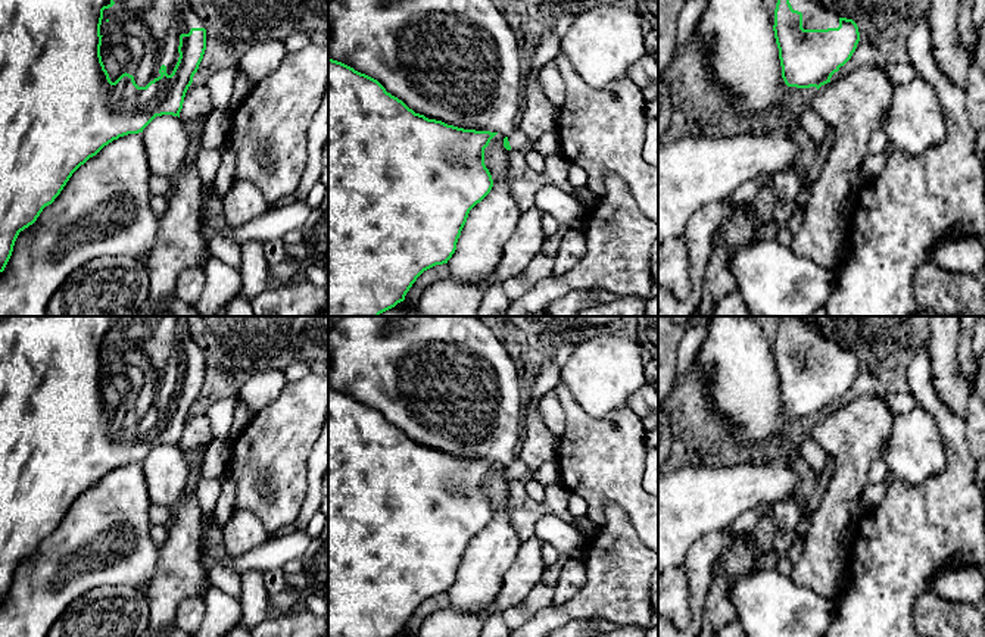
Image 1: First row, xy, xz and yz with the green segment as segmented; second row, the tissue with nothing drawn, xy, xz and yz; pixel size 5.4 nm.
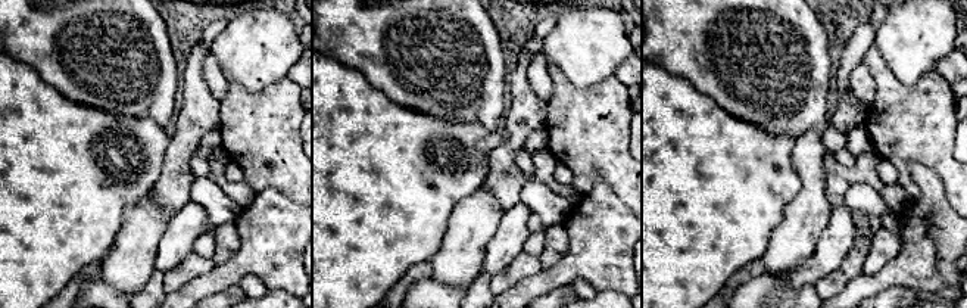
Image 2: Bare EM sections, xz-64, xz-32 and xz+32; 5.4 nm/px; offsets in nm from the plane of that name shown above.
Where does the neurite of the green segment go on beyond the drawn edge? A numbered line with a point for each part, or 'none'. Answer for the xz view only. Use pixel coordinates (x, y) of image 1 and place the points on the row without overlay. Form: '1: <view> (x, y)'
1: xz (517, 470)

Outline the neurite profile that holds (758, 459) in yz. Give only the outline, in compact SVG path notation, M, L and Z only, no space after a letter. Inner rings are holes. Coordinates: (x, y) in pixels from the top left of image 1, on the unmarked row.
M746 453L744 462L755 466L783 466L786 465L786 459L776 455L774 458L770 458L767 453Z

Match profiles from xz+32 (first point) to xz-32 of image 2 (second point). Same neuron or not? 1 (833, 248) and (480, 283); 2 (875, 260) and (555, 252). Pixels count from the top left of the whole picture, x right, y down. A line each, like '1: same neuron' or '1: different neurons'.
1: different neurons
2: same neuron

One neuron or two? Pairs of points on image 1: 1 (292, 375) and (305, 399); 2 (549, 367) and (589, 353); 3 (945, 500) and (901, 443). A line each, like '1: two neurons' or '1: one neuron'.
1: two neurons
2: two neurons
3: two neurons

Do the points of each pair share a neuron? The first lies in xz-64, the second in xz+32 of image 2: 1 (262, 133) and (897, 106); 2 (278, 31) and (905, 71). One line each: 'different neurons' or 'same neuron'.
1: same neuron
2: same neuron

